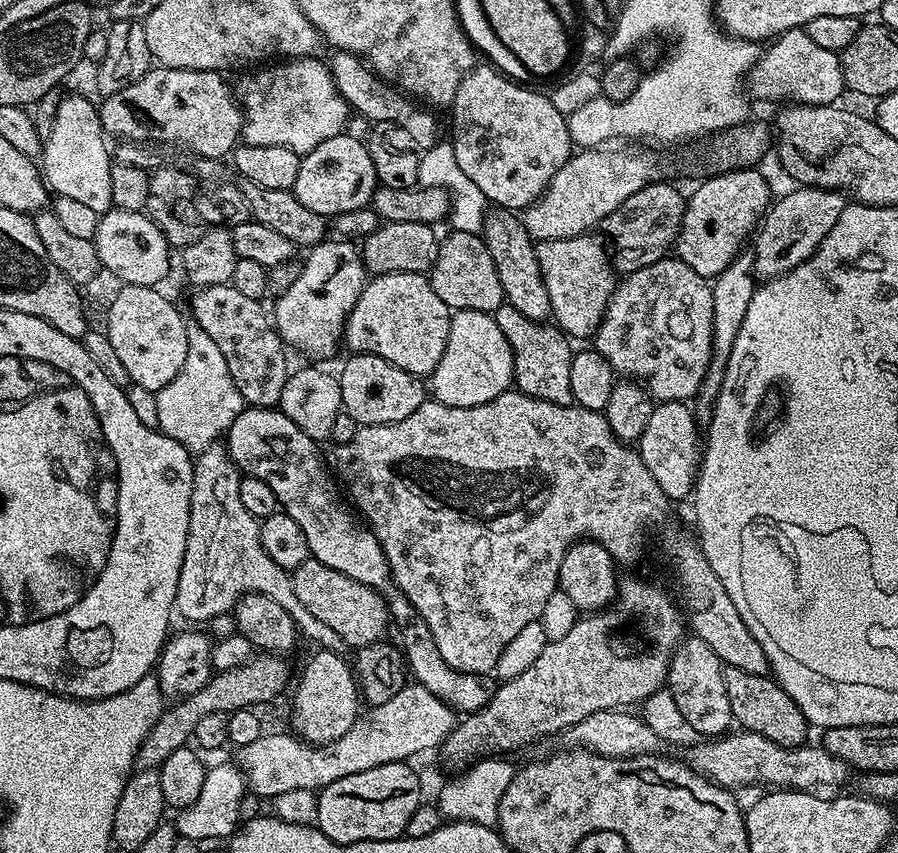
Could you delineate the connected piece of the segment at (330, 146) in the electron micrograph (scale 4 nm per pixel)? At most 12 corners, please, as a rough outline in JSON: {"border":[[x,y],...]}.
{"border":[[326,138],[300,157],[291,192],[335,218],[378,187],[367,143]]}

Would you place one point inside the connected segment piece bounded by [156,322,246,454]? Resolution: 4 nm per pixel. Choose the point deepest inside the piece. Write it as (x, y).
(199, 404)

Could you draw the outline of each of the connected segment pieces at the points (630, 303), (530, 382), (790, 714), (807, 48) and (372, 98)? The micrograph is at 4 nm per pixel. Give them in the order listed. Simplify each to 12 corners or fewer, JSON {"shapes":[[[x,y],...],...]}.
{"shapes":[[[678,258],[627,273],[594,333],[613,373],[691,401],[712,285]],[[507,302],[494,313],[527,396],[573,403],[569,337]],[[729,667],[733,721],[783,748],[807,741],[808,719],[775,679]],[[804,28],[757,55],[753,101],[835,105],[839,55]],[[331,54],[355,115],[397,124],[417,149],[438,143],[436,120],[360,57]]]}

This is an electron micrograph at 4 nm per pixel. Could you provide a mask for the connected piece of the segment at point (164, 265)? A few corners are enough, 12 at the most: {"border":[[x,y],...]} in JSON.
{"border":[[111,208],[94,237],[121,285],[156,288],[174,252],[147,211]]}

